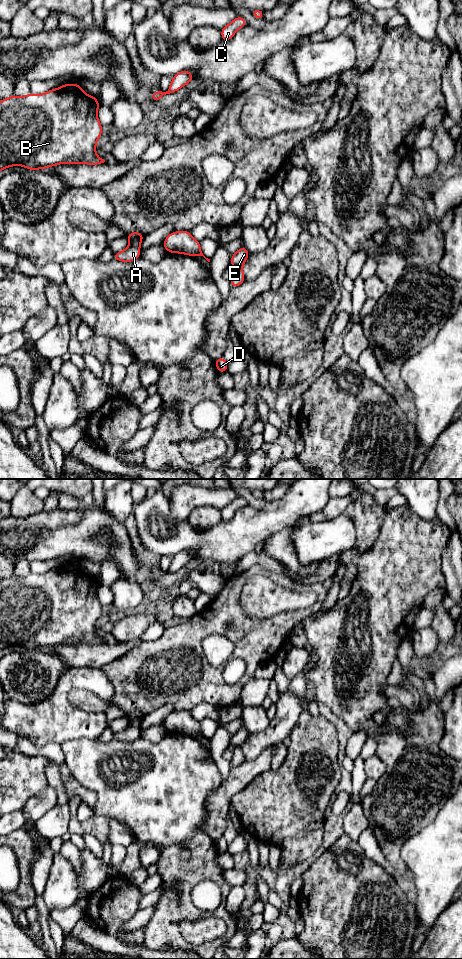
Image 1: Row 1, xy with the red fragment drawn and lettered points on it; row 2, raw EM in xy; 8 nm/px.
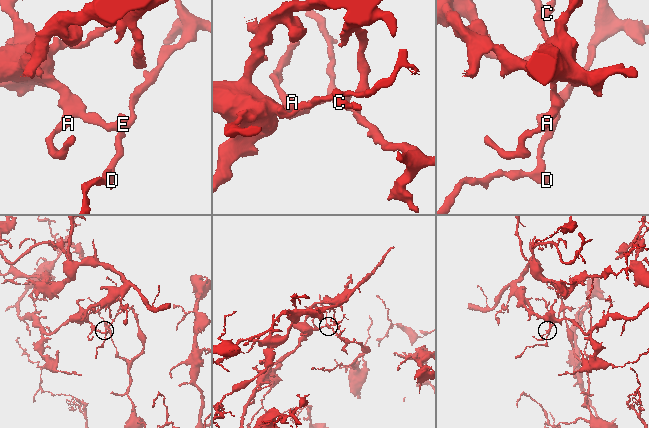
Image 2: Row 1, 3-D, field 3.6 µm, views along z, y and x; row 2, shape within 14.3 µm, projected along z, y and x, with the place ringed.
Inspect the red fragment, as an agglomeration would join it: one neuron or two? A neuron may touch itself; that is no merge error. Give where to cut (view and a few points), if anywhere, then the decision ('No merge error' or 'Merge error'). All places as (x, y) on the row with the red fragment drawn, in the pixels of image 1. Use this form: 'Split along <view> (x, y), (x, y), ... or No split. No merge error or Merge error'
Split along xy (242, 264), (235, 267). Merge error

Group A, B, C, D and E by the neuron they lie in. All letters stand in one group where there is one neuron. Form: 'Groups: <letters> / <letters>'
Groups: A B C E / D

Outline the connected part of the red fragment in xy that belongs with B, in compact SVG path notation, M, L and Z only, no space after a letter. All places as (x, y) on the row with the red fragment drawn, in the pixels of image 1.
M67 83L44 94L12 95L0 101L0 171L9 166L24 166L28 170L46 169L62 163L98 165L105 160L96 155L96 141L101 137L102 125L97 117L100 104L87 95L79 84Z

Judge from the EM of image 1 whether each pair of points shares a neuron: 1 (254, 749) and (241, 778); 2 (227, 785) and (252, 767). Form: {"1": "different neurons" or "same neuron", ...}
{"1": "different neurons", "2": "same neuron"}

